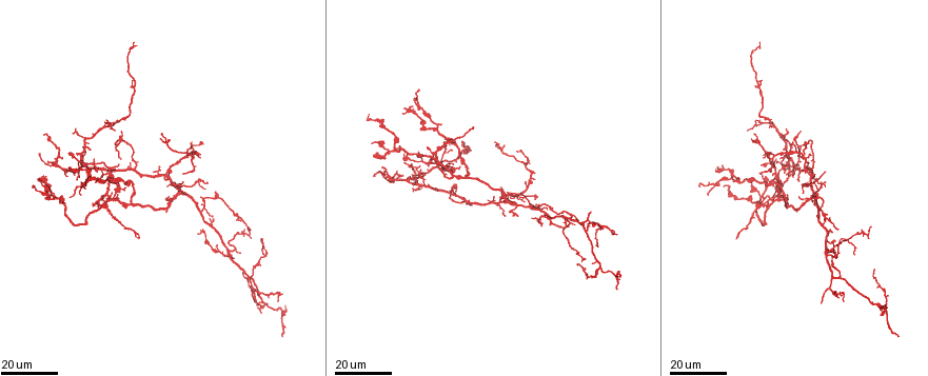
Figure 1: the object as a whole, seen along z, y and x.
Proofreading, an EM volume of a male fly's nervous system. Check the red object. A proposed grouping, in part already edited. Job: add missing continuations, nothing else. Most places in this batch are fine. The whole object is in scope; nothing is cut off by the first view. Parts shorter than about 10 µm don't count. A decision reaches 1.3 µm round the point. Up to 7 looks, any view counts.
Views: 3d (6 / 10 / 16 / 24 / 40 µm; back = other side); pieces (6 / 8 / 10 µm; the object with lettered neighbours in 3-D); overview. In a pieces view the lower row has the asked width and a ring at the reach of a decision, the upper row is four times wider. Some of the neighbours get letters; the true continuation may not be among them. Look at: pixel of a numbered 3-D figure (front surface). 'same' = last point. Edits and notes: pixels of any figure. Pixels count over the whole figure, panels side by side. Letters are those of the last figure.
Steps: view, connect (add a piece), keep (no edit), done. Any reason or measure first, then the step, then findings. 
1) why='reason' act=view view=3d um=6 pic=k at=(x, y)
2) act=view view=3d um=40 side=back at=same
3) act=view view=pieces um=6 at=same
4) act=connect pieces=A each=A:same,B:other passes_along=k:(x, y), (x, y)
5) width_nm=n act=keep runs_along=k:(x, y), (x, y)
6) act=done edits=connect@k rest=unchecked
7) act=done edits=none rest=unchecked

why='branch stops here' act=view view=3d um=16 pic=1 at=(617, 270)

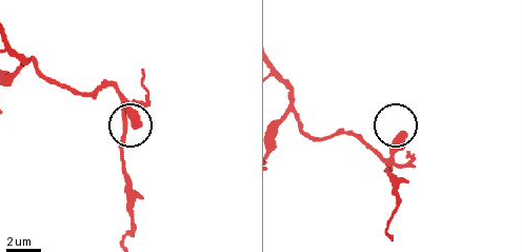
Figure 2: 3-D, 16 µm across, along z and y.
why='see the neighbours' act=view view=pieces um=6 pic=2 at=(401, 133)

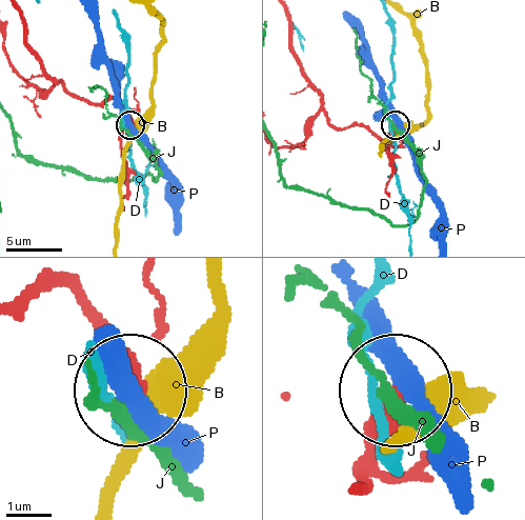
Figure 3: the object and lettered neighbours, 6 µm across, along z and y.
act=keep each=B:other,D:other,J:other,P:other found='no lettered piece goes on from it'

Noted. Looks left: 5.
act=view view=3d um=24 pic=1 at=(592, 211)

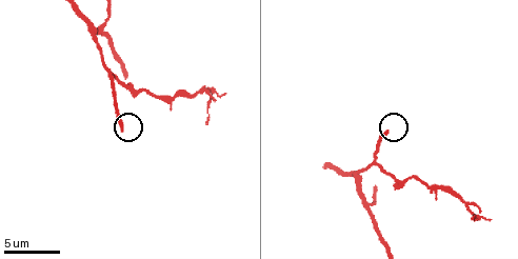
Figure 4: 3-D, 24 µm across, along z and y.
act=view view=pieces um=10 pic=4 at=(389, 130)

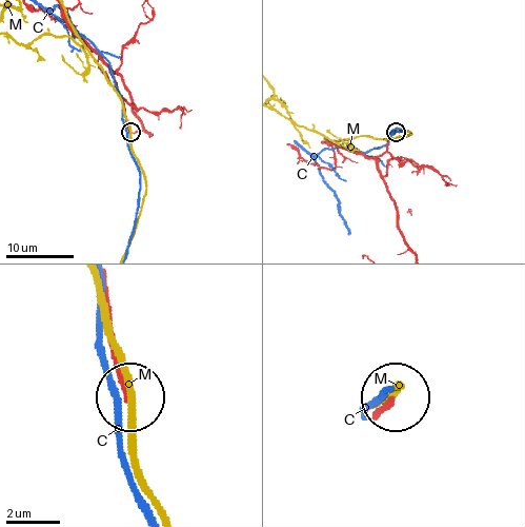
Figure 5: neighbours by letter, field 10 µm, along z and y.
act=keep each=C:other,M:other found='no lettered piece goes on from it'

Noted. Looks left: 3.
why='an open end' act=view view=3d um=16 pic=1 at=(183, 181)

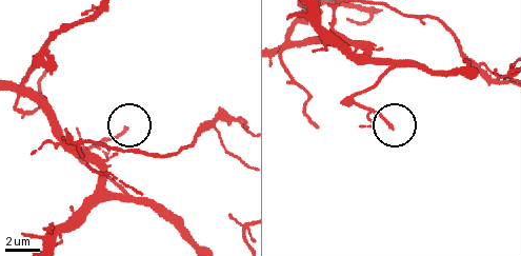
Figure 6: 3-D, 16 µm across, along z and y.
act=view view=pieces um=10 pic=6 at=(123, 129)

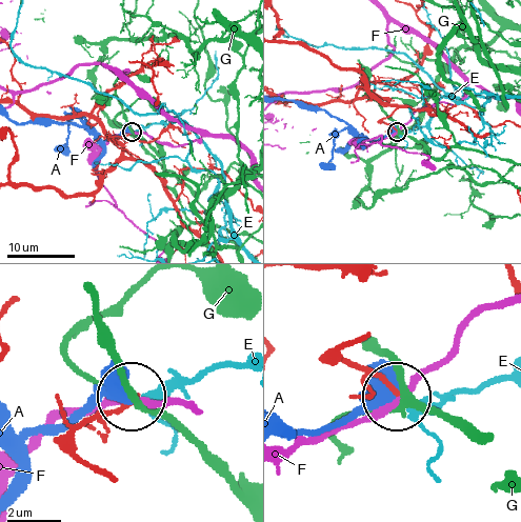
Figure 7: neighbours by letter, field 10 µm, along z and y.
width_nm=160 act=keep each=A:other,E:other,F:other,G:other runs_along=7:(351, 344), (337, 357), (396, 396) found='no lettered piece goes on from it'

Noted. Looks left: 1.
act=done edits=none rest=unchecked

